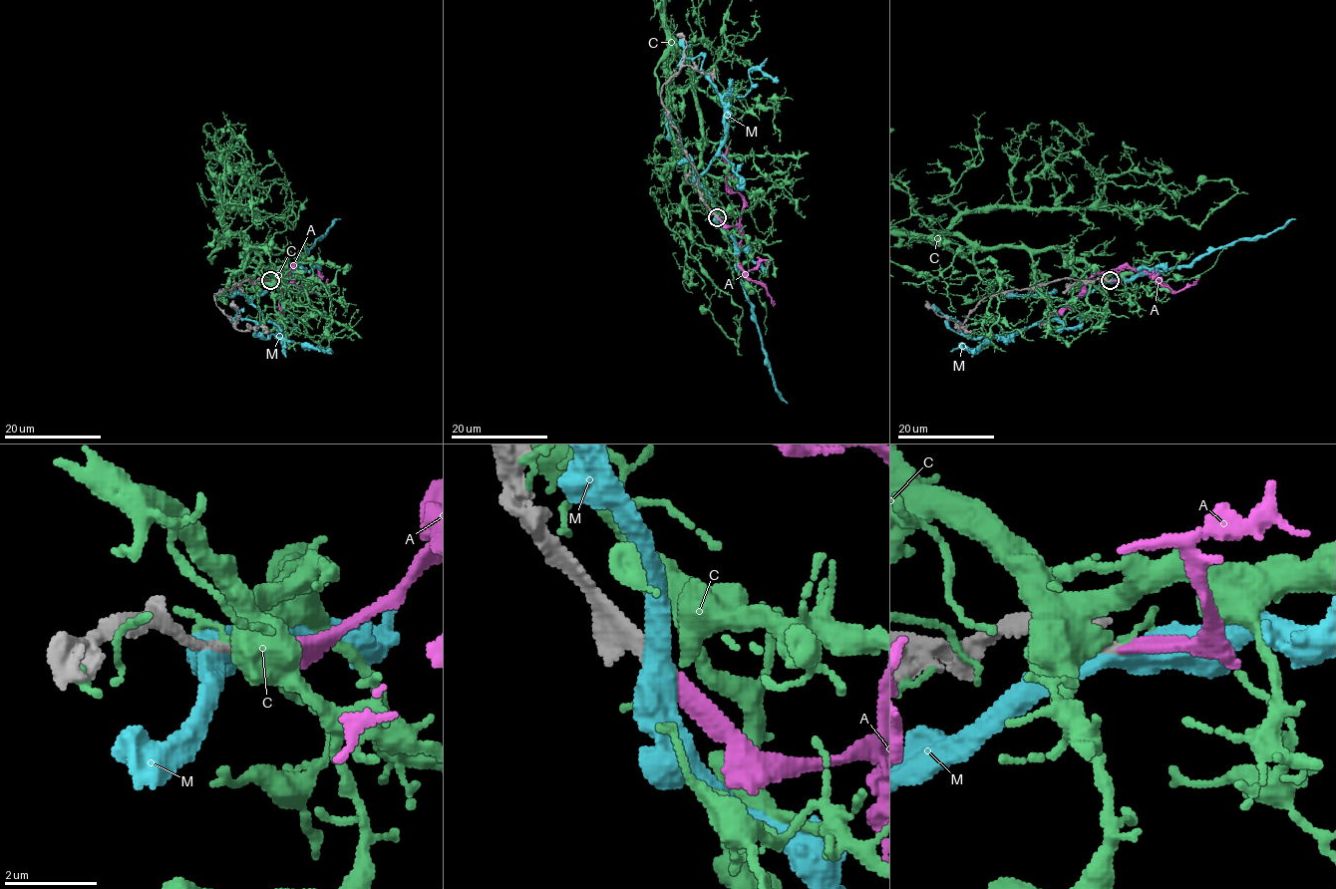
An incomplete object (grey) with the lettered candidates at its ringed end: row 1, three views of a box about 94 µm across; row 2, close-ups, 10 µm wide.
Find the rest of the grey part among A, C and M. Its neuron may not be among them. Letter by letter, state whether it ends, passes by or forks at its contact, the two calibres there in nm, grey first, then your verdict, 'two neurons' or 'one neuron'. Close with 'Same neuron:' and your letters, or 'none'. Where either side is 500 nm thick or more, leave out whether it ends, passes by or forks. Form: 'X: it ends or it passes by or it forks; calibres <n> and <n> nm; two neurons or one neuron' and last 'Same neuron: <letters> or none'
A: it ends; calibres 280 and 320 nm; one neuron
C: it passes by; calibres 280 and 180 nm; two neurons
M: it passes by; calibres 340 and 480 nm; two neurons
Same neuron: A

